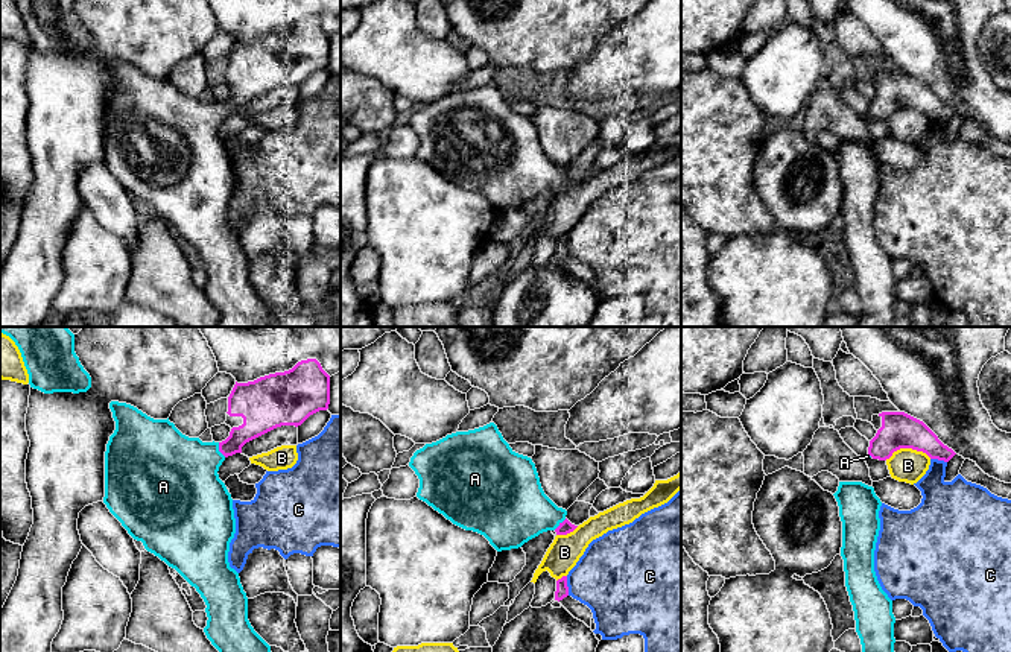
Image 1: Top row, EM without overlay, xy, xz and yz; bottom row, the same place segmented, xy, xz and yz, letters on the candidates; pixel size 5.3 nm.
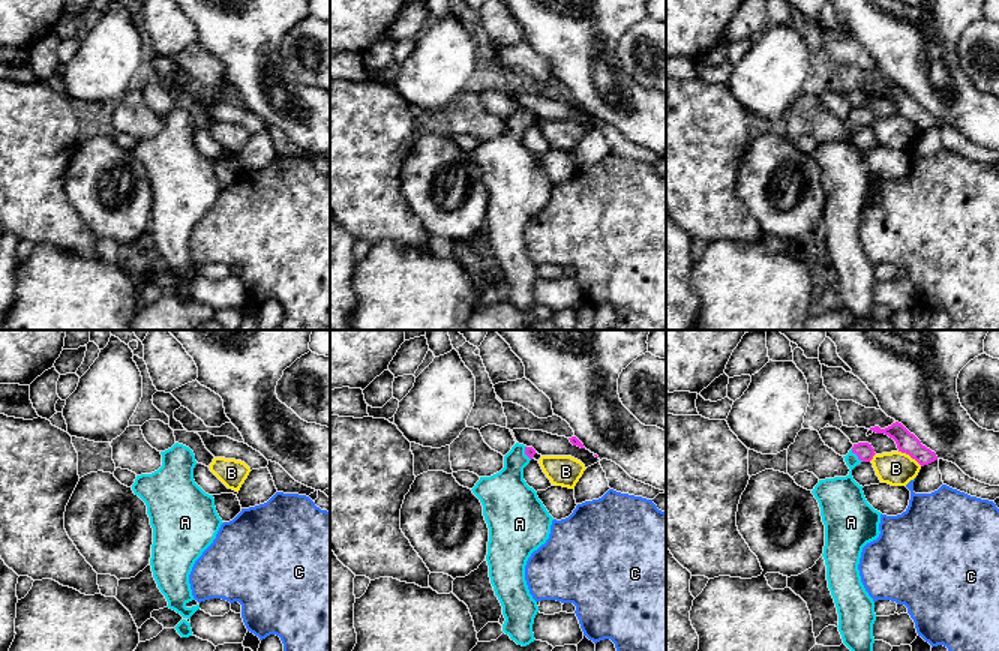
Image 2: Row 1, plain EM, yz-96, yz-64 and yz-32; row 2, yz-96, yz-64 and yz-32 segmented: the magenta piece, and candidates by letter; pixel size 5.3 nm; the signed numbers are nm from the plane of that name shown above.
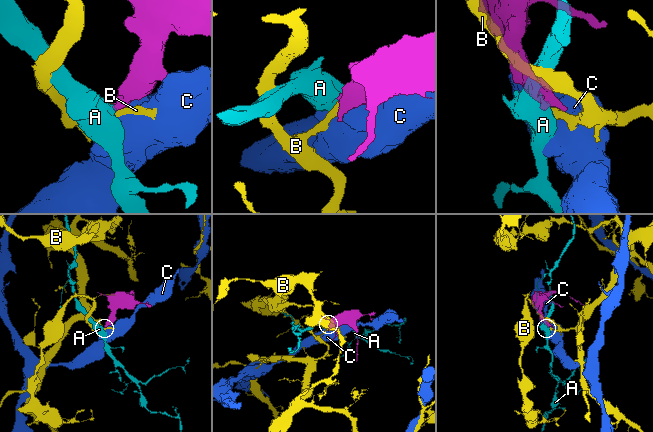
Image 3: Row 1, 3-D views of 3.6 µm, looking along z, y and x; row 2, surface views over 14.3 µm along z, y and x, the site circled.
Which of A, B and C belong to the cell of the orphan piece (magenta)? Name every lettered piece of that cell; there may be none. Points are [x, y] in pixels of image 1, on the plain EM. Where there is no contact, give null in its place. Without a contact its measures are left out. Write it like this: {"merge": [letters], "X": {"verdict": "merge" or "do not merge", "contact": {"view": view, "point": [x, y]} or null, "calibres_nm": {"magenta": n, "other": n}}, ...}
{"merge": ["A"], "A": {"verdict": "merge", "contact": {"view": "xy", "point": [219, 110]}, "calibres_nm": {"magenta": 140, "other": 400}}, "B": {"verdict": "do not merge", "contact": {"view": "yz", "point": [908, 107]}, "calibres_nm": {"magenta": 190, "other": 180}}, "C": {"verdict": "do not merge", "contact": {"view": "xz", "point": [566, 245]}, "calibres_nm": {"magenta": 70, "other": 400}}}

